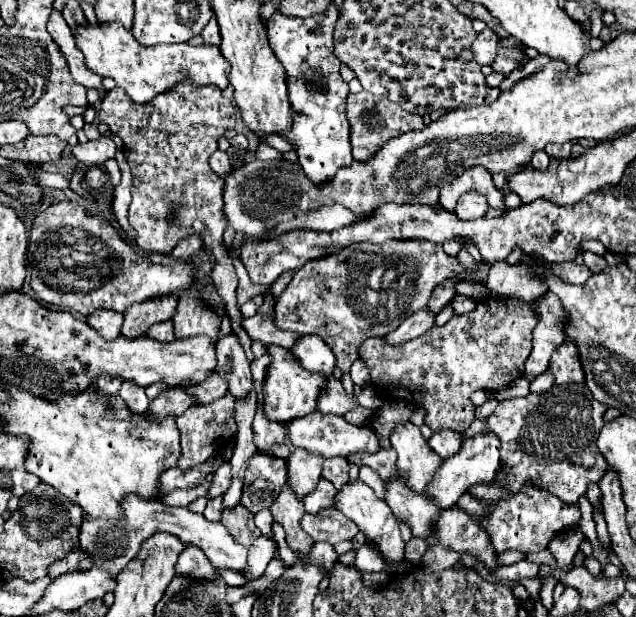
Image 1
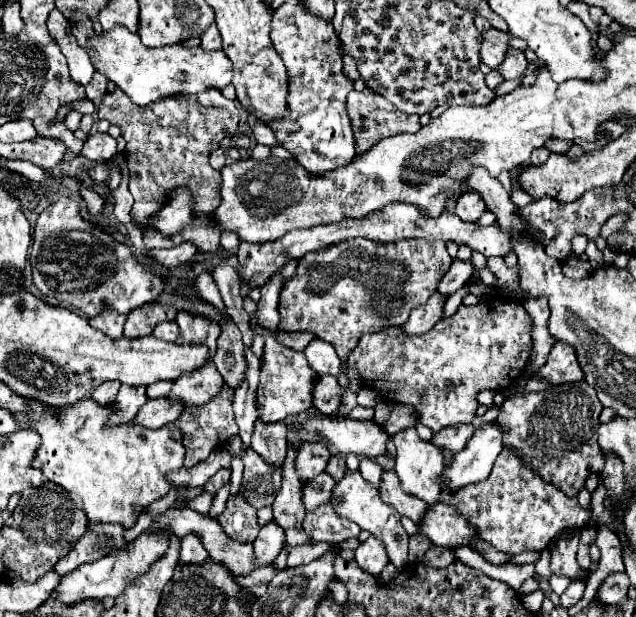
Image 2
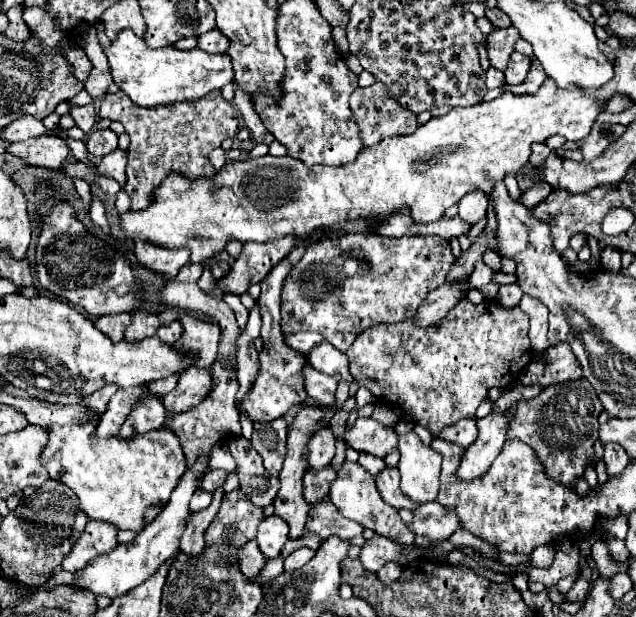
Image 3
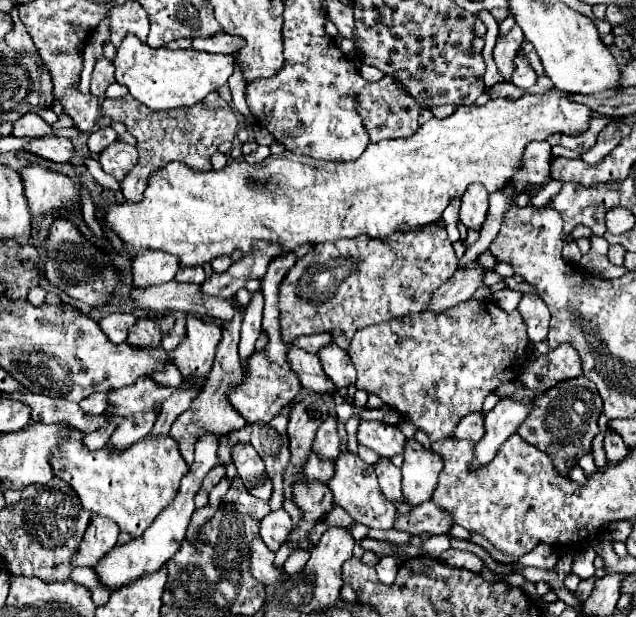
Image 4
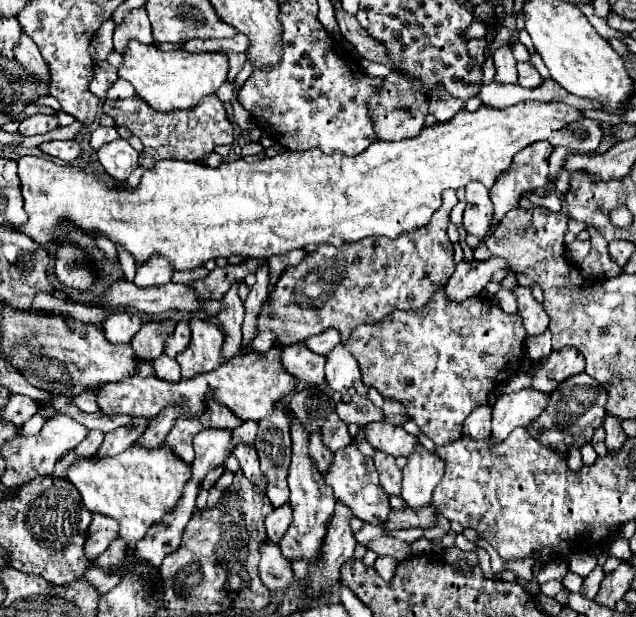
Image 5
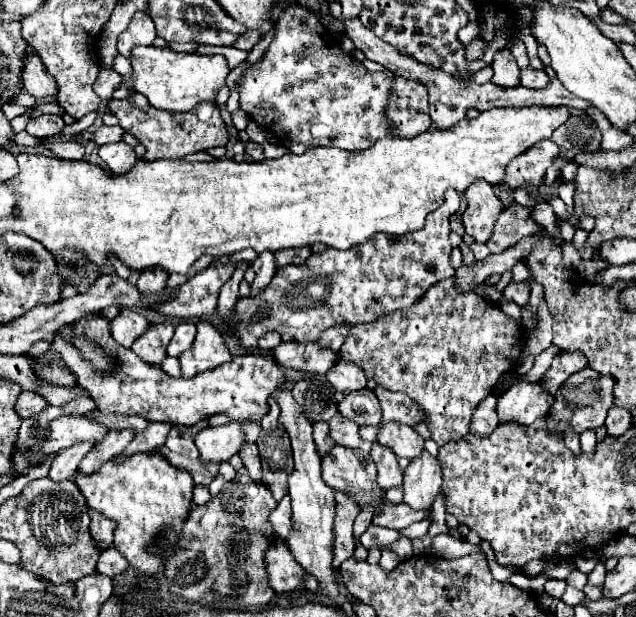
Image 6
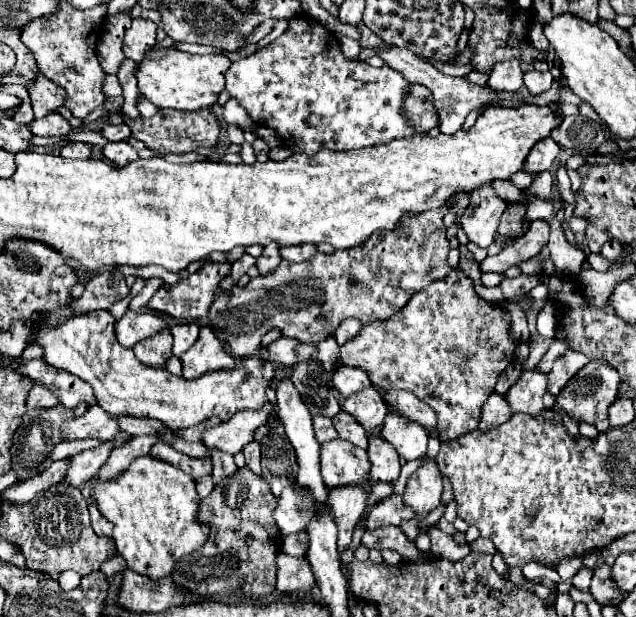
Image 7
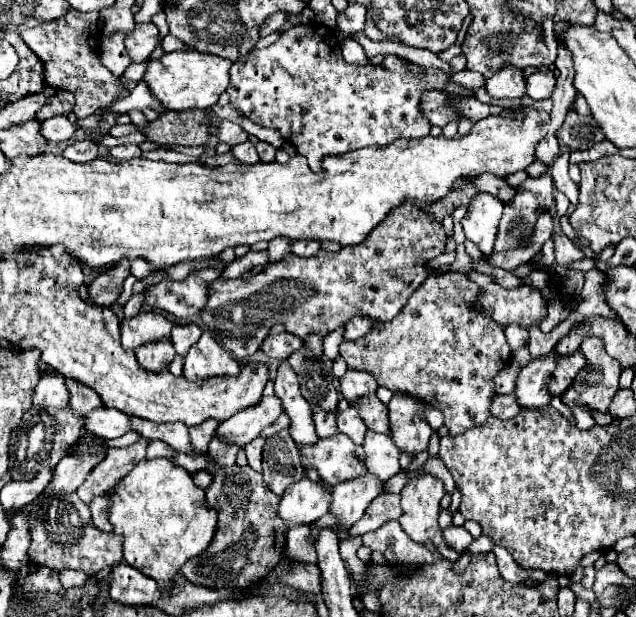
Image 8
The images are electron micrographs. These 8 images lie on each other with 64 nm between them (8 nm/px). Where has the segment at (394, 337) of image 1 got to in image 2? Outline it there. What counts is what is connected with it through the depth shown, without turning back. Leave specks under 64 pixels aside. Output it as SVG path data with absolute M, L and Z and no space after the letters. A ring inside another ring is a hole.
M434 292L426 304L412 310L412 316L400 326L400 330L408 336L418 336L418 334L428 332L442 318L444 302L446 302L446 298L438 292Z

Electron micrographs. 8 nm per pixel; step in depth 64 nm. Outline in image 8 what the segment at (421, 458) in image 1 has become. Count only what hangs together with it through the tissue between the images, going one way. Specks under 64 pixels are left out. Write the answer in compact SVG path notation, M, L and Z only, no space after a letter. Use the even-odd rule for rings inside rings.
M424 472L414 478L402 488L402 510L400 526L402 530L418 544L432 540L438 526L440 514L440 500L444 496L442 480Z

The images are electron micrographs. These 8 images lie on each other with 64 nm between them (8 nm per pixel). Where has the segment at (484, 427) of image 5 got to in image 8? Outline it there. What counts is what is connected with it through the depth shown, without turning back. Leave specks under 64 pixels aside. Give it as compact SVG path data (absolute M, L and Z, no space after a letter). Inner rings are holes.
M496 394L492 398L492 416L494 418L508 420L508 418L514 418L518 412L520 412L520 406L516 404L516 398L512 394L508 394L508 396Z

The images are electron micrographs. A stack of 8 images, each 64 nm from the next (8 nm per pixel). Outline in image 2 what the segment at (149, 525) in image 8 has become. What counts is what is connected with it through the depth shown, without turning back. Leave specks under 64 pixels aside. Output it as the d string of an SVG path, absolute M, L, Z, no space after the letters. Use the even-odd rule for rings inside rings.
M84 398L76 404L50 408L52 414L44 414L40 420L34 420L28 412L12 412L12 416L22 430L34 430L42 438L40 448L32 460L32 468L42 470L46 480L64 488L74 500L74 504L86 512L90 522L114 522L114 524L122 524L124 528L130 528L136 524L138 508L146 508L148 504L162 498L170 490L170 484L166 482L166 474L170 470L182 468L184 446L182 446L180 430L176 430L174 422L162 426L160 430L140 428L138 424L132 422L128 424L124 422L120 426L108 426L110 406L114 408L114 404L116 402L98 406L92 398Z

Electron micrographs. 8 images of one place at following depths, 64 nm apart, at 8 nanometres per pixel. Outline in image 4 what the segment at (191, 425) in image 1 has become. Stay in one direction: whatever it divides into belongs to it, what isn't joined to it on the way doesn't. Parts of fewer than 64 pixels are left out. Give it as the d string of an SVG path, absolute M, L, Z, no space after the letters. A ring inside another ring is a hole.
M236 312L234 320L230 324L222 326L222 340L218 344L218 352L216 352L216 360L214 366L208 374L206 386L202 390L202 394L198 396L198 400L192 402L192 406L182 412L176 422L172 424L170 436L178 442L178 448L186 460L186 464L190 466L194 460L194 444L200 436L204 434L214 434L214 436L226 436L234 430L240 430L246 426L246 422L242 420L242 416L232 408L232 404L228 404L228 388L232 388L232 384L236 384L236 380L240 378L242 370L240 370L240 358L238 358L238 338L240 338L240 322L242 316L240 312Z

